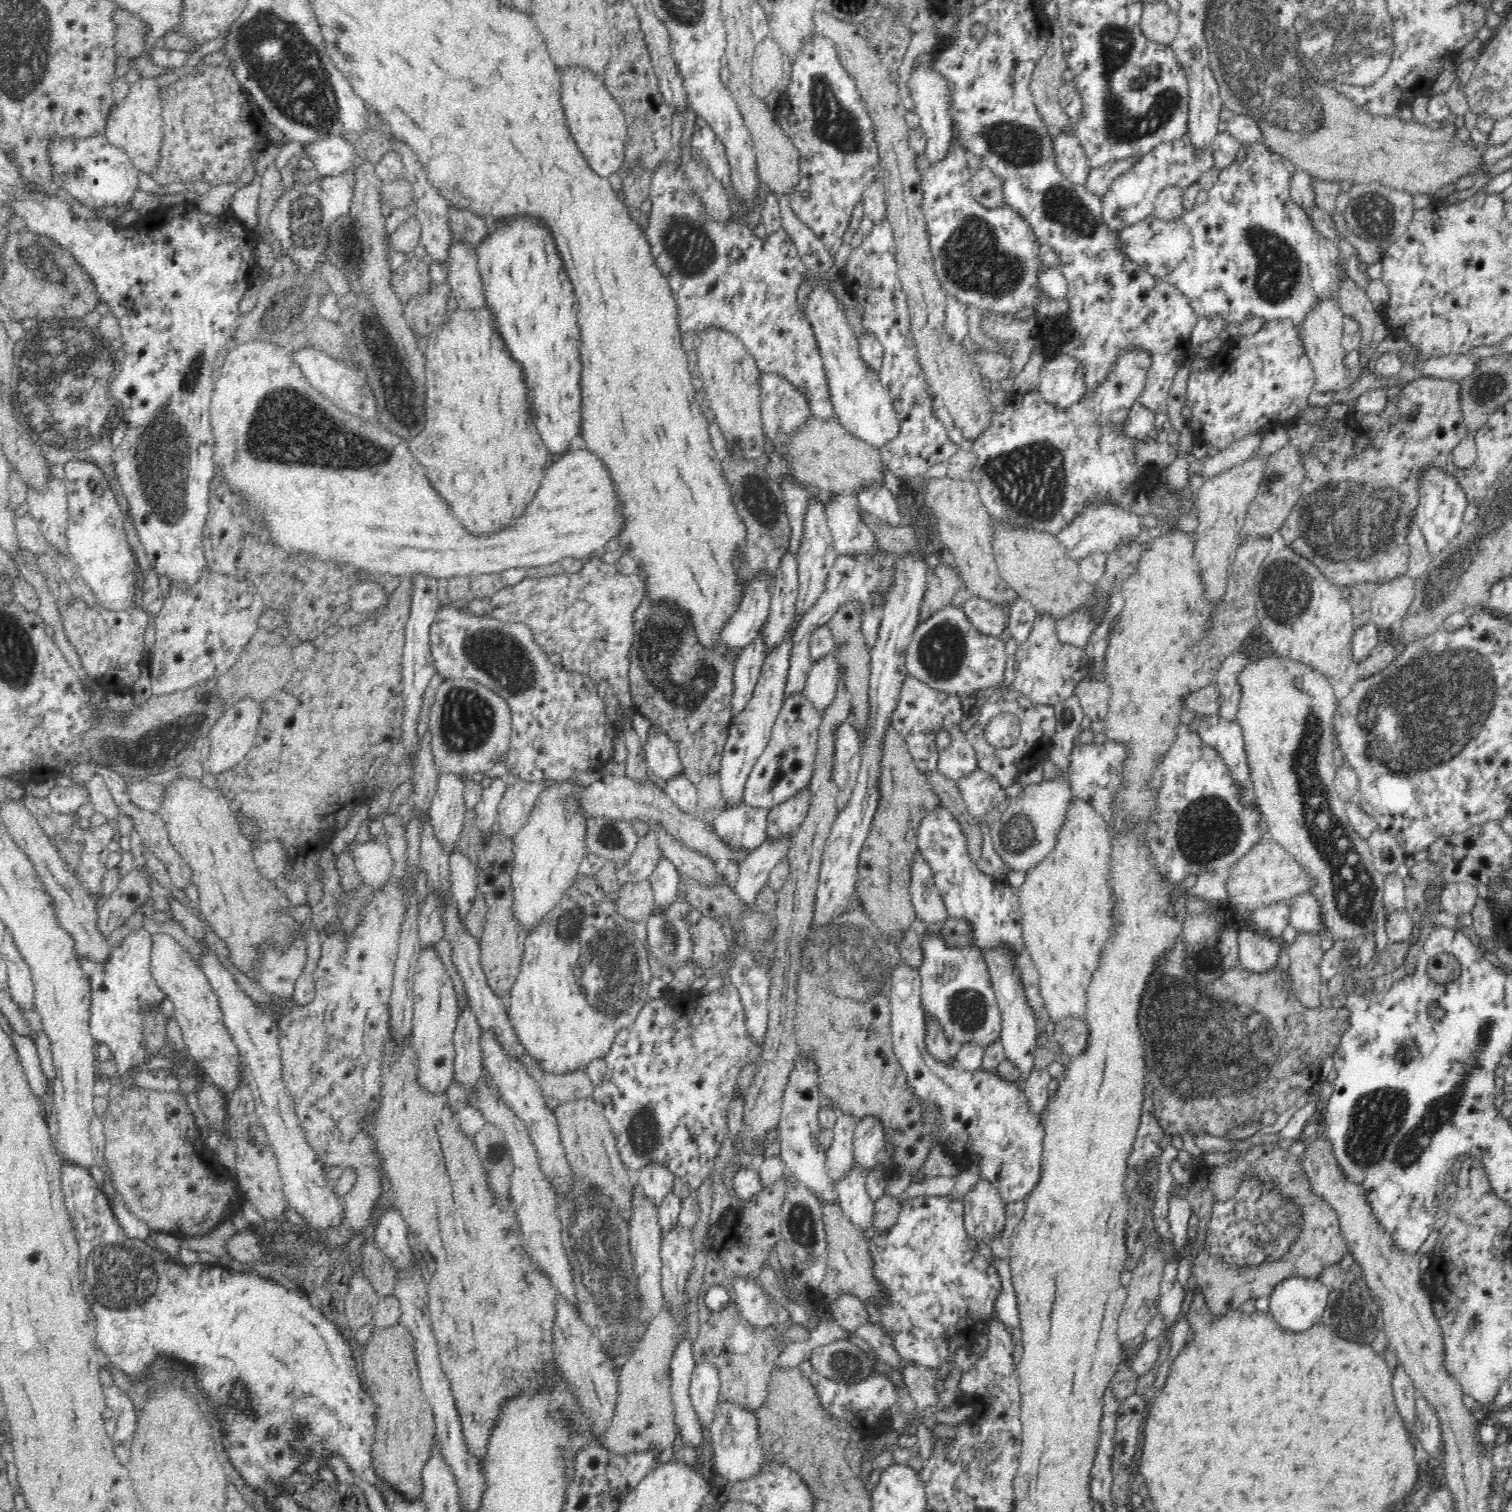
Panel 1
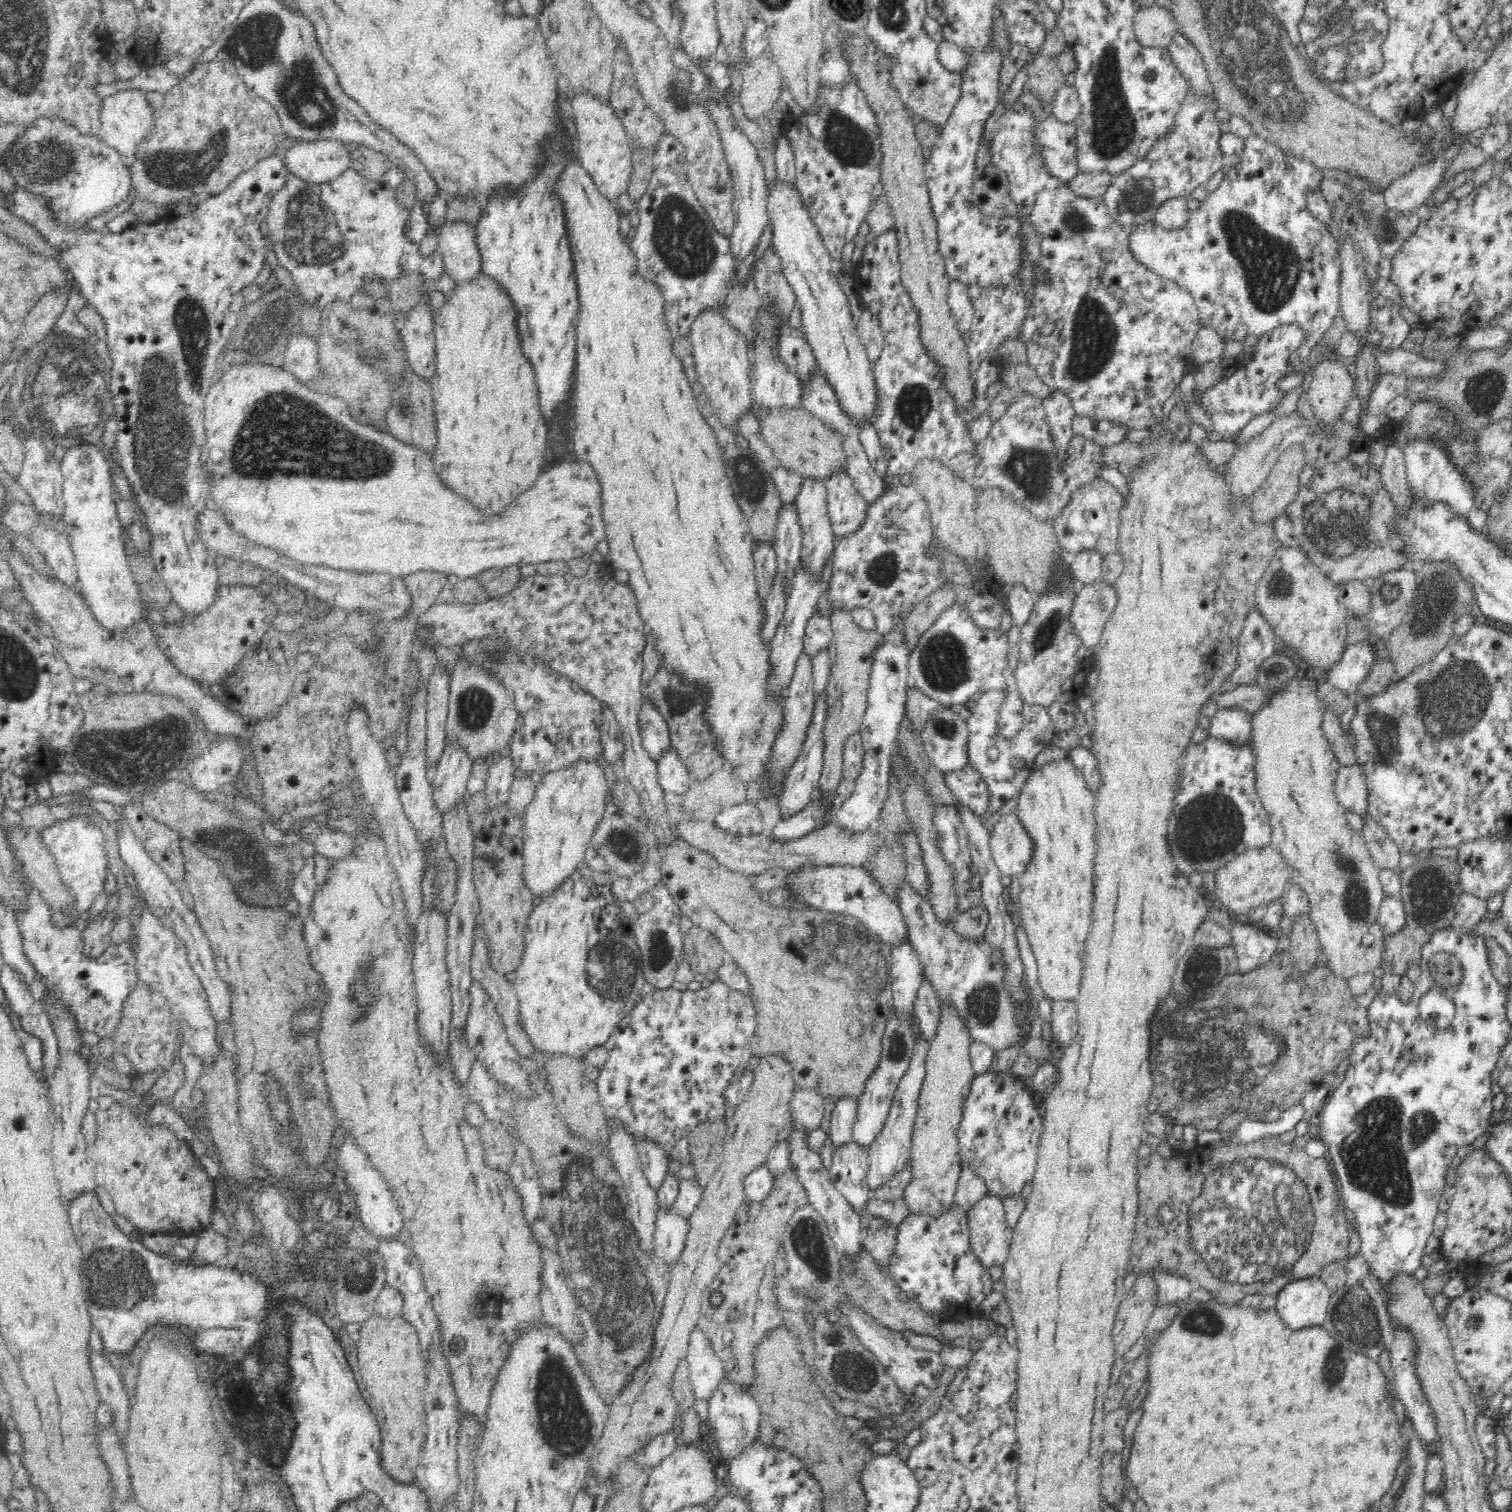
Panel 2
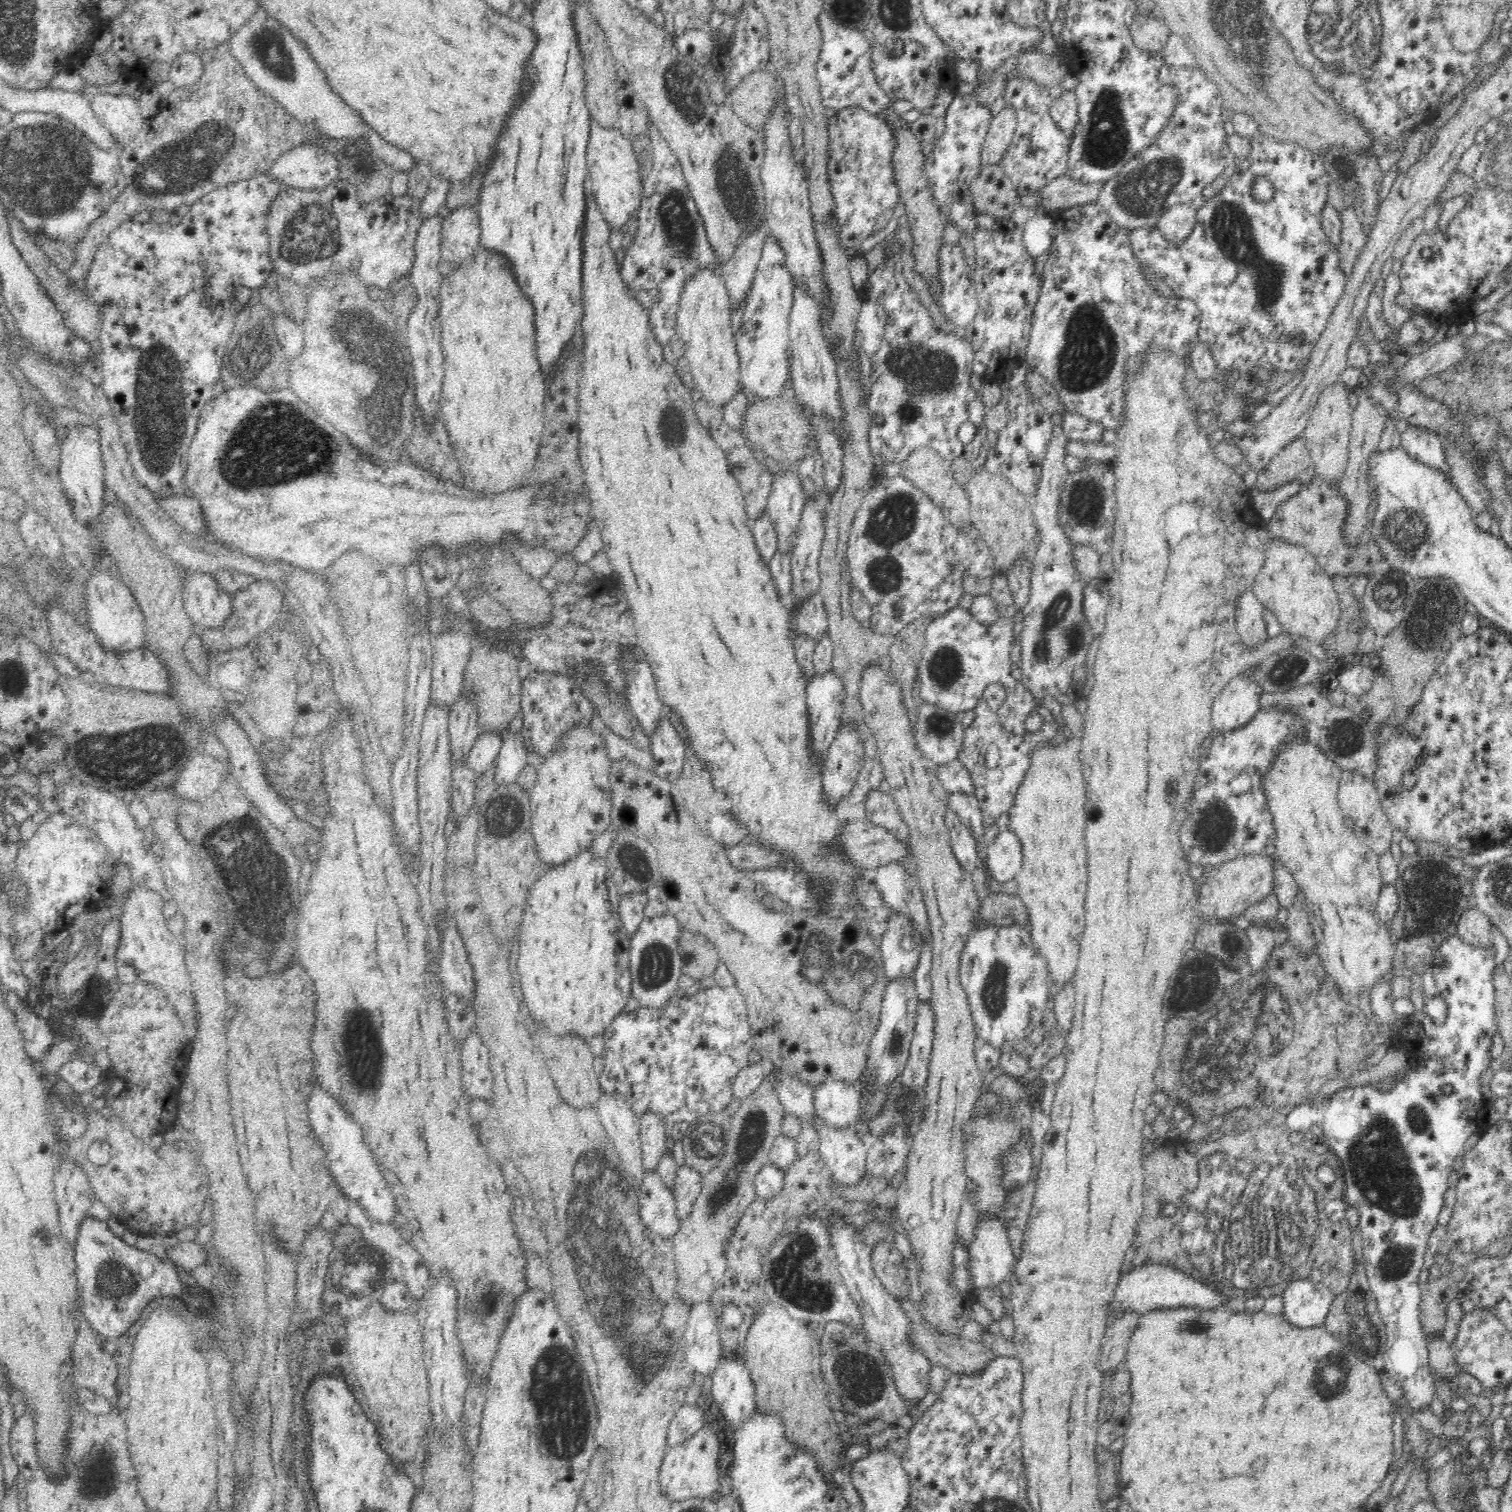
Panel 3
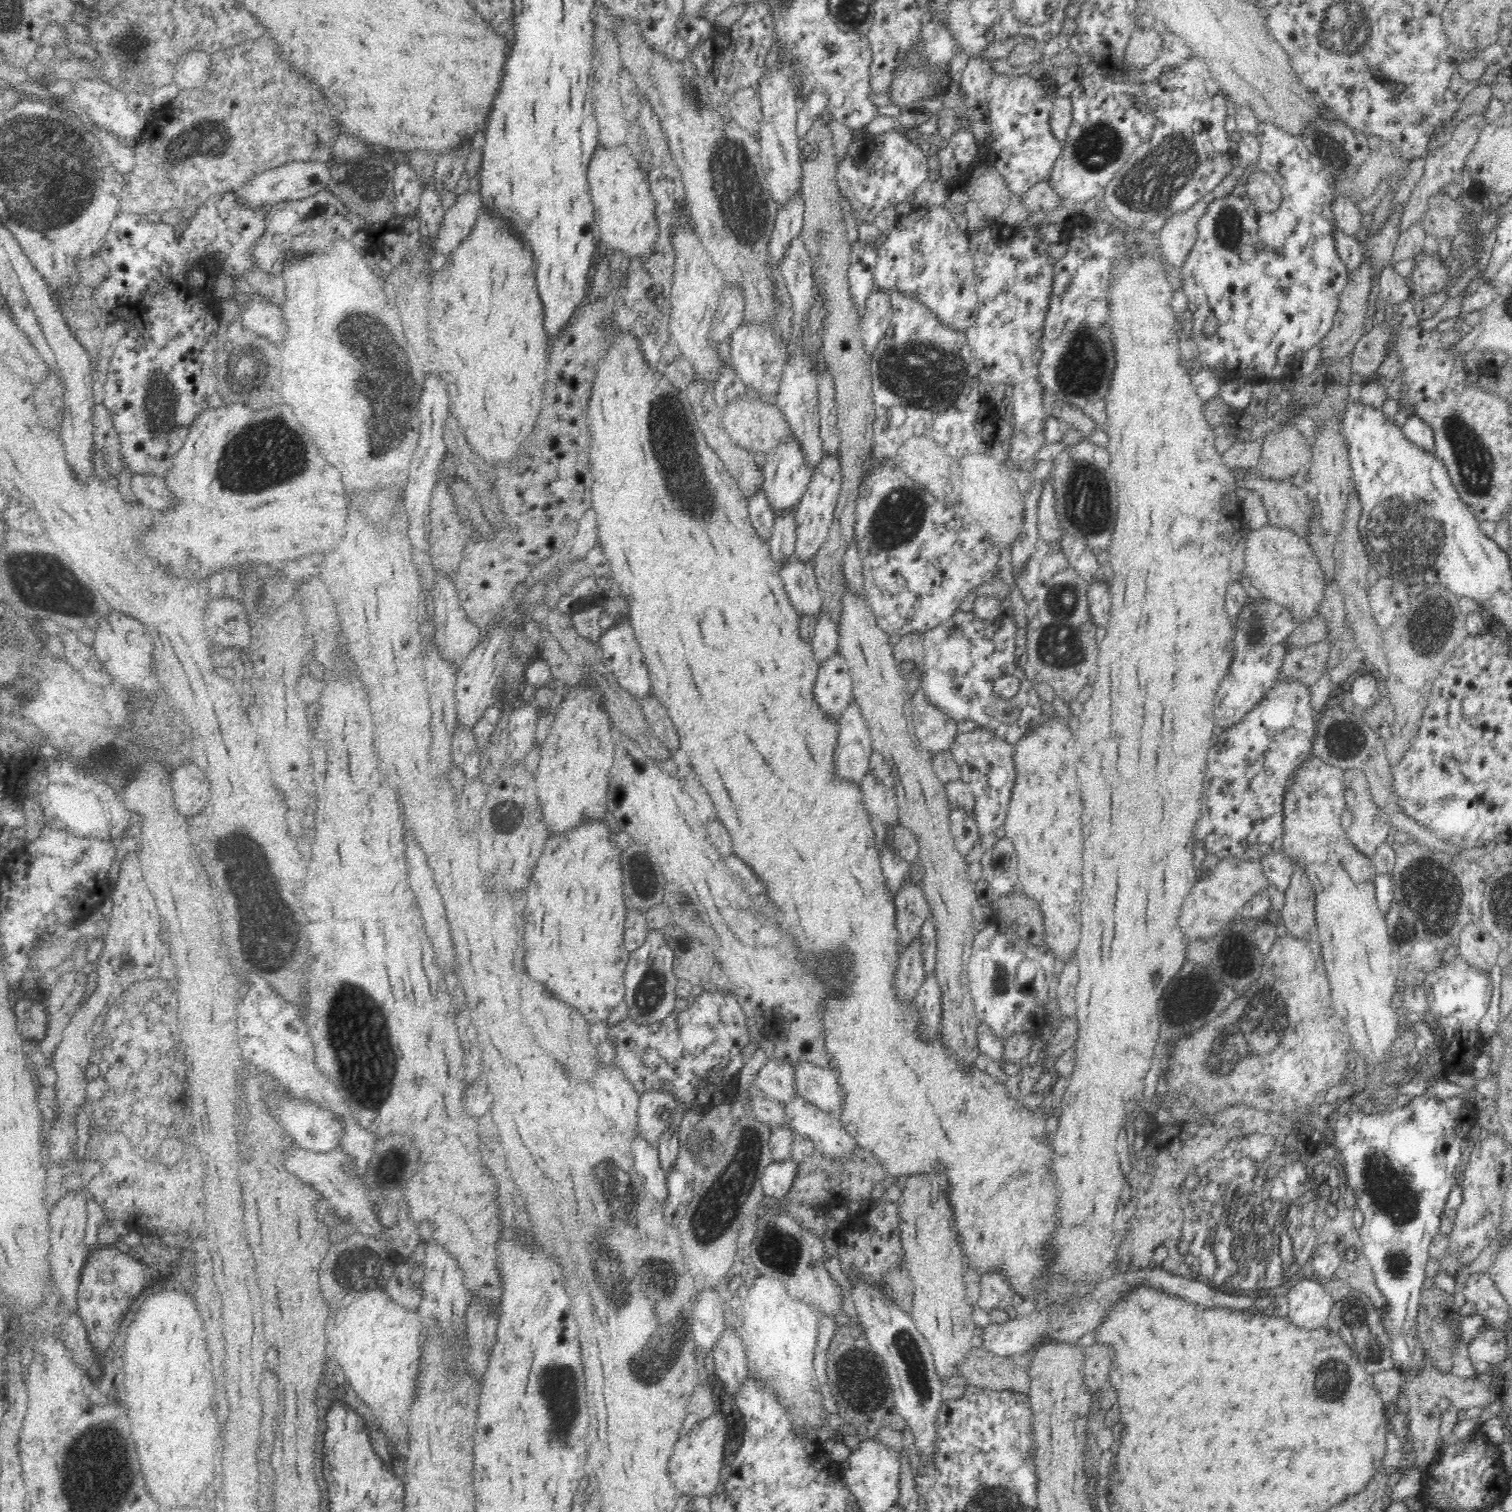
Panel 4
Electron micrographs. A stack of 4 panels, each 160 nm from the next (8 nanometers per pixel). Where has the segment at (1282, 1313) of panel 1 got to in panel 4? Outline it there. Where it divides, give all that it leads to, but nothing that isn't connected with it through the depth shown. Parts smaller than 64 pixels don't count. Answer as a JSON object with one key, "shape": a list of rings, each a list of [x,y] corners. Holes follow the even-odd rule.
{"shape":[[[1312,1276],[1309,1280],[1297,1281],[1291,1287],[1288,1297],[1288,1318],[1294,1320],[1296,1324],[1304,1326],[1307,1329],[1317,1329],[1326,1325],[1328,1314],[1330,1314],[1333,1305],[1332,1292],[1324,1286],[1324,1281]]]}

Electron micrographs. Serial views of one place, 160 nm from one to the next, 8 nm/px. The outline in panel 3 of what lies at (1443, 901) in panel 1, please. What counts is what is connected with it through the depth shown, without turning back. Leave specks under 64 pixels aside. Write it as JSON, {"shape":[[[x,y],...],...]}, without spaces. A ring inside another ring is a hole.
{"shape":[[[1476,906],[1468,908],[1464,916],[1460,916],[1460,924],[1457,924],[1456,936],[1462,942],[1476,948],[1486,948],[1494,946],[1491,936],[1491,921]]]}

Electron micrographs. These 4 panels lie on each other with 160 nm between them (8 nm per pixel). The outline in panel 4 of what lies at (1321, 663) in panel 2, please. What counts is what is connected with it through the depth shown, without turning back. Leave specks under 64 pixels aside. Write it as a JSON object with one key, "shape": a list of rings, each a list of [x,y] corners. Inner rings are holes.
{"shape":[[[1252,530],[1248,545],[1245,546],[1244,556],[1245,568],[1244,574],[1246,580],[1252,584],[1251,590],[1262,593],[1269,602],[1276,603],[1278,606],[1286,607],[1298,624],[1304,624],[1308,620],[1320,617],[1319,606],[1324,600],[1324,586],[1326,586],[1325,572],[1319,567],[1311,544],[1307,542],[1306,537],[1300,537],[1292,530],[1288,530],[1288,542],[1268,542],[1260,540],[1260,532]],[[1292,547],[1306,547],[1306,556],[1284,556],[1278,554],[1278,550],[1290,550]]]}

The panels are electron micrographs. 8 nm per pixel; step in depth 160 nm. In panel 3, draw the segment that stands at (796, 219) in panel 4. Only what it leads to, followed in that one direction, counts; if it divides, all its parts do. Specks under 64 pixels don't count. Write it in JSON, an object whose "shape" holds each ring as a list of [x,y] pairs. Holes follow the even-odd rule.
{"shape":[[[768,233],[740,327],[734,333],[740,359],[741,384],[745,391],[760,399],[780,397],[784,382],[791,375],[786,350],[790,345],[789,314],[793,305],[794,284],[784,263],[785,259],[784,249],[776,241],[776,237]]]}

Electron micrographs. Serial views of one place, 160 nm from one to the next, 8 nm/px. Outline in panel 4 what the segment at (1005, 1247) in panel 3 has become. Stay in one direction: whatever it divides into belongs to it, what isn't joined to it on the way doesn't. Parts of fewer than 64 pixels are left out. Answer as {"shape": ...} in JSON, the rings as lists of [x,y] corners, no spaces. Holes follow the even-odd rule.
{"shape":[[[984,1272],[979,1282],[980,1295],[973,1300],[976,1308],[988,1313],[991,1310],[1013,1311],[1018,1304],[1003,1272]]]}

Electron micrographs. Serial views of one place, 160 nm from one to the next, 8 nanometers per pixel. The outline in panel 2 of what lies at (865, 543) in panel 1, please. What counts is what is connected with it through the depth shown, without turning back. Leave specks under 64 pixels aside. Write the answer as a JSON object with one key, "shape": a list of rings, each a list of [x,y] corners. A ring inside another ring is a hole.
{"shape":[[[847,472],[830,474],[822,481],[827,489],[827,514],[835,538],[856,532],[866,520],[867,502],[862,499]]]}

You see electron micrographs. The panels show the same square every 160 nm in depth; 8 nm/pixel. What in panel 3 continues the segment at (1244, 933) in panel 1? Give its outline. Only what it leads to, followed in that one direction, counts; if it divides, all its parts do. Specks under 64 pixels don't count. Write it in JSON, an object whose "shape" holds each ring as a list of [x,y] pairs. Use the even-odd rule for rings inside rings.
{"shape":[[[1254,923],[1250,925],[1246,934],[1250,940],[1250,948],[1248,949],[1248,961],[1254,973],[1262,973],[1267,967],[1268,958],[1274,950],[1275,942],[1274,934],[1276,926],[1261,925]]]}

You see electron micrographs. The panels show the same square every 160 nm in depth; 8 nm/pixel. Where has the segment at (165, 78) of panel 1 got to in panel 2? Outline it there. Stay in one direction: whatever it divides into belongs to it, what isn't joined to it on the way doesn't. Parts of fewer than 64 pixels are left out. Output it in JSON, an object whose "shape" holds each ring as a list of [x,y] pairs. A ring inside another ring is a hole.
{"shape":[[[126,89],[102,99],[99,137],[110,148],[115,148],[116,151],[120,151],[127,157],[133,156],[138,150],[138,145],[149,136],[155,125],[155,114],[148,105],[146,93],[140,89]]]}

